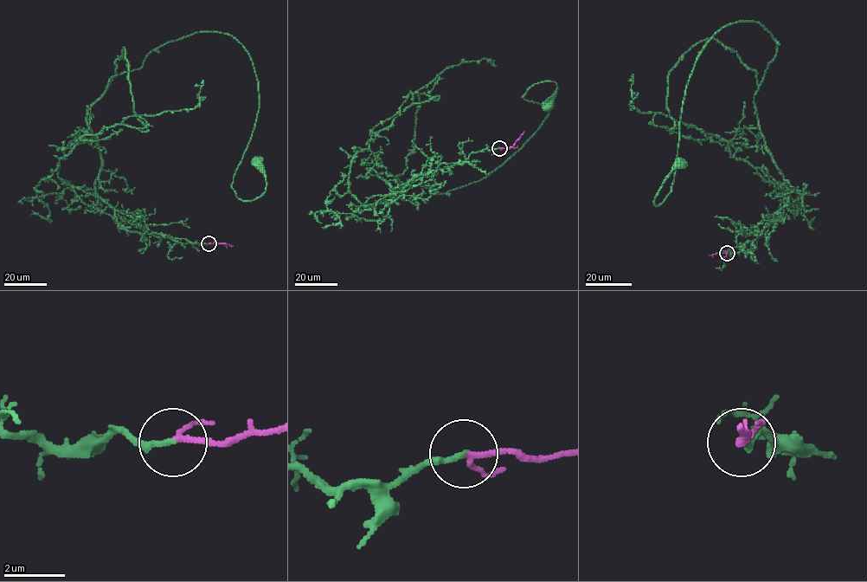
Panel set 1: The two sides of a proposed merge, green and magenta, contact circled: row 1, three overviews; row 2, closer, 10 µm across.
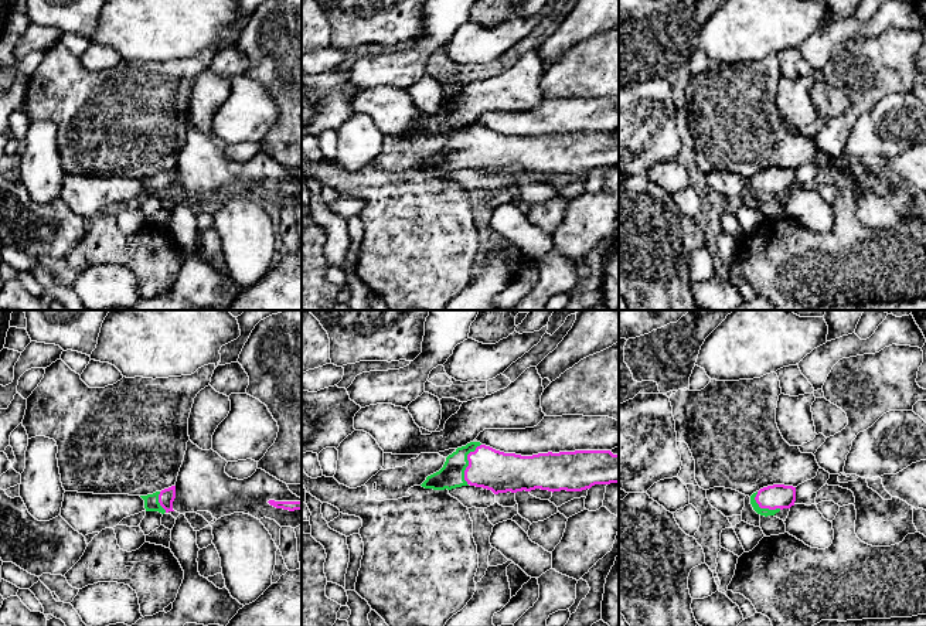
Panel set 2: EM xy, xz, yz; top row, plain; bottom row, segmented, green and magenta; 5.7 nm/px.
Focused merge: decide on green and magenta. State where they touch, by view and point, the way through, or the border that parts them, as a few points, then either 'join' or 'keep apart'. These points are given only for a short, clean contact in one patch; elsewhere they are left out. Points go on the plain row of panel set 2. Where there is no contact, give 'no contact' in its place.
xz (467, 146) | across xz (452, 157), (467, 146), (490, 152) | join

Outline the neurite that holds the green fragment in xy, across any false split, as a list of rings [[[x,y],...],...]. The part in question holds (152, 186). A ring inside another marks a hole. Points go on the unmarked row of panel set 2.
[[[176,169],[140,180],[144,183],[146,194],[159,194],[161,197],[174,194]]]

